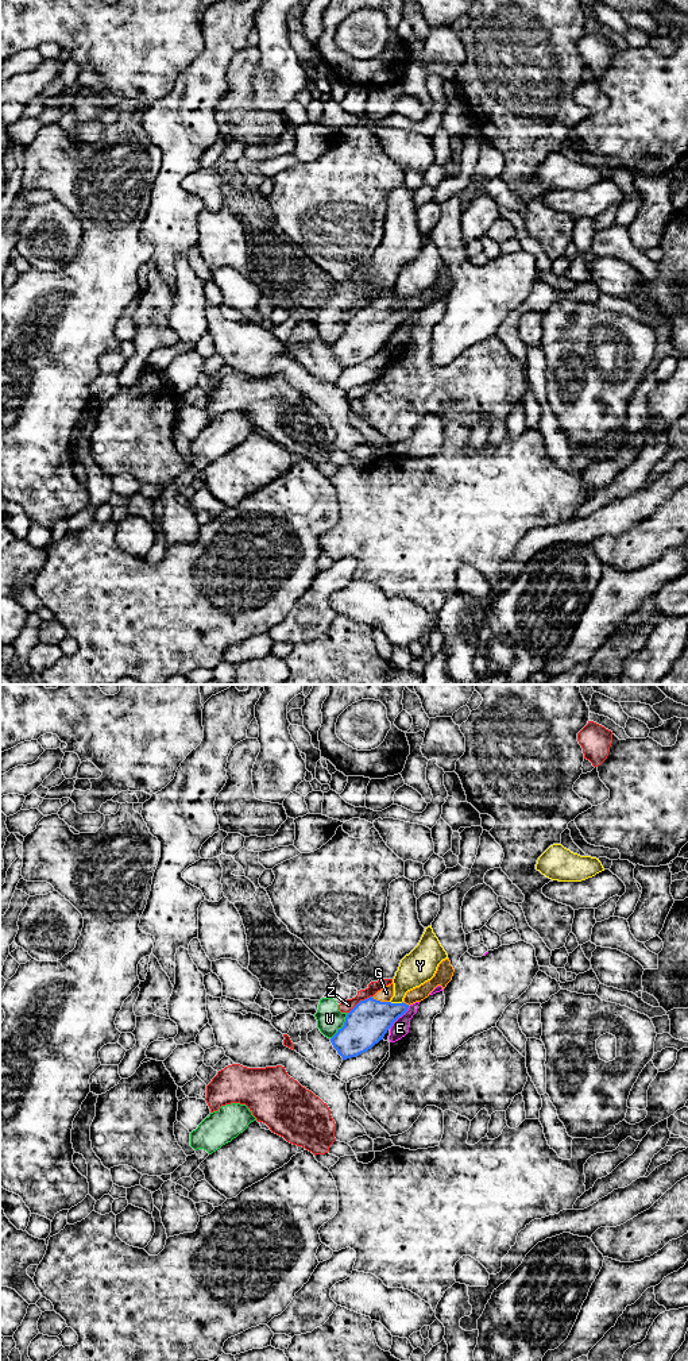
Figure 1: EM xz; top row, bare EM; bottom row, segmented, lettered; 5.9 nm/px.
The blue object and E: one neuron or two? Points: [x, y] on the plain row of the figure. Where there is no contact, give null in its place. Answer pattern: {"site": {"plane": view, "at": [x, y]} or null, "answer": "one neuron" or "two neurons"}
{"site": {"plane": "xz", "at": [399, 324]}, "answer": "two neurons"}

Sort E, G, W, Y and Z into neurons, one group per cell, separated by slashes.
E / G / W / Y / Z

